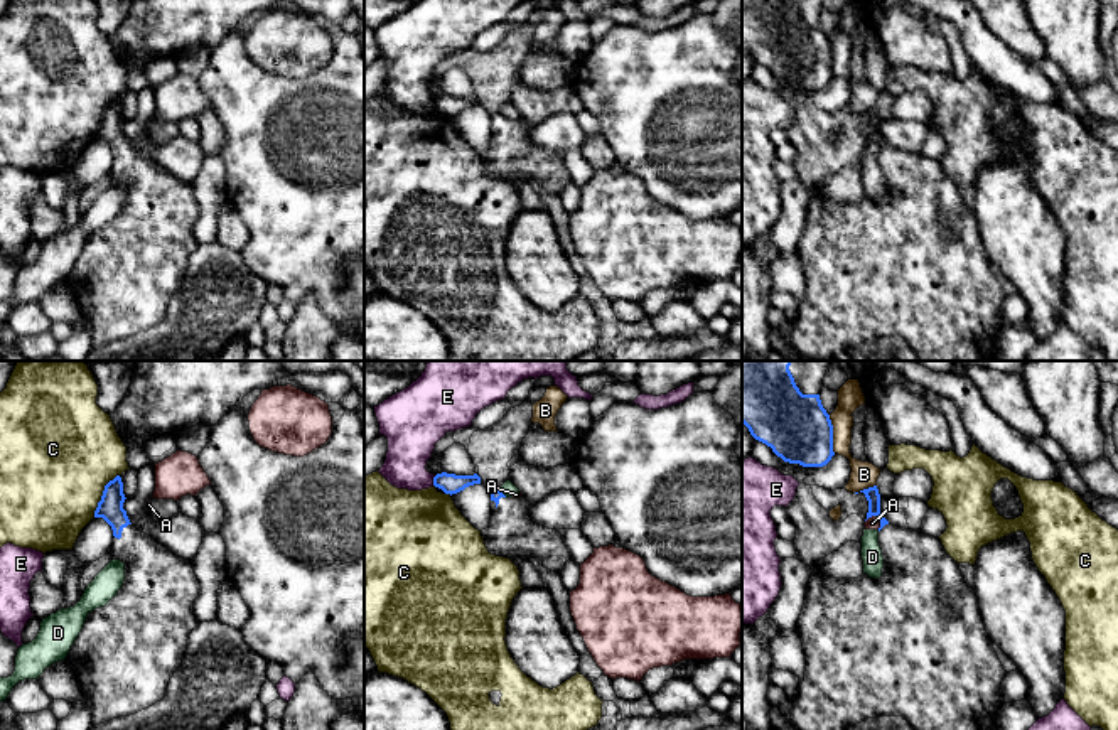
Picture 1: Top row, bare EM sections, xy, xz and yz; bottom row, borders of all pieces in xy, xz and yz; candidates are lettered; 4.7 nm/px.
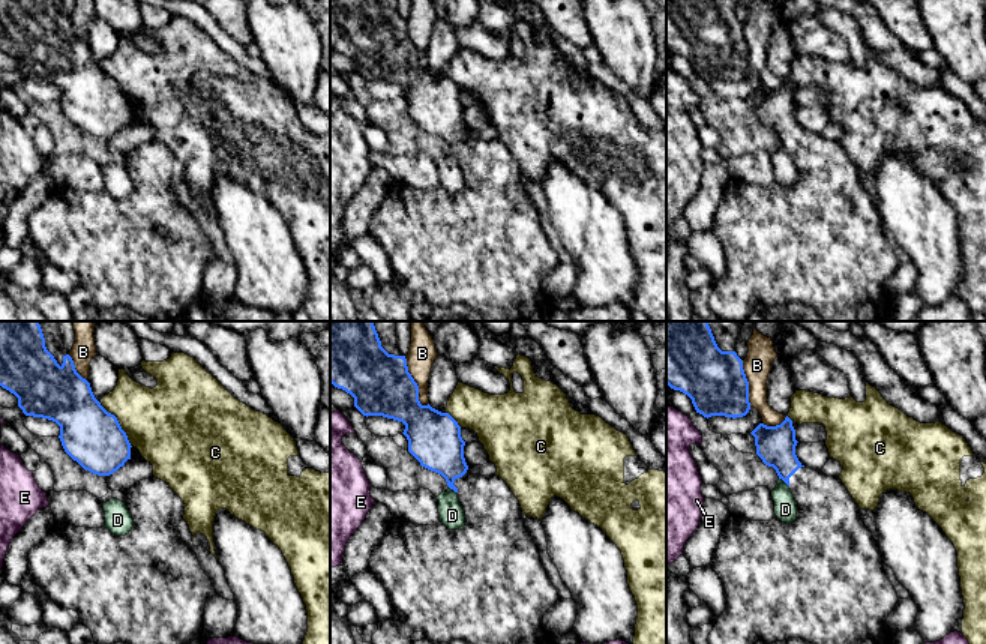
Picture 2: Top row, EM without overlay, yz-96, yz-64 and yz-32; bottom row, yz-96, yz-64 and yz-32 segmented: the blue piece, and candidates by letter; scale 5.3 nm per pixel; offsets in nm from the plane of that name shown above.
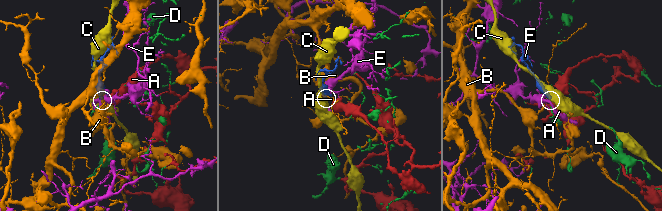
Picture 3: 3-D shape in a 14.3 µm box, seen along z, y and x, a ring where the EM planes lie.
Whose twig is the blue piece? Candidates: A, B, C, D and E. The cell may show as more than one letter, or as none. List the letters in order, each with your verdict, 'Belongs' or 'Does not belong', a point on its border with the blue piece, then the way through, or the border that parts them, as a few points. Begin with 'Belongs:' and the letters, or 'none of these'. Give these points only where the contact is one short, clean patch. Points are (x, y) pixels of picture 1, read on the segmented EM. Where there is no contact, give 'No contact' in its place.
Belongs: none of these
A: Does not belong. Touches blue at yz (876, 515)
B: Does not belong. Touches blue at yz (832, 434). Boundary: yz (828, 415), (835, 452)
C: Does not belong. Touches blue at xy (103, 494)
D: Does not belong. Touches blue at xz (501, 493). Boundary: xz (498, 489), (506, 496)
E: Does not belong. Touches blue at xz (434, 481). Boundary: xz (435, 476), (432, 484)

